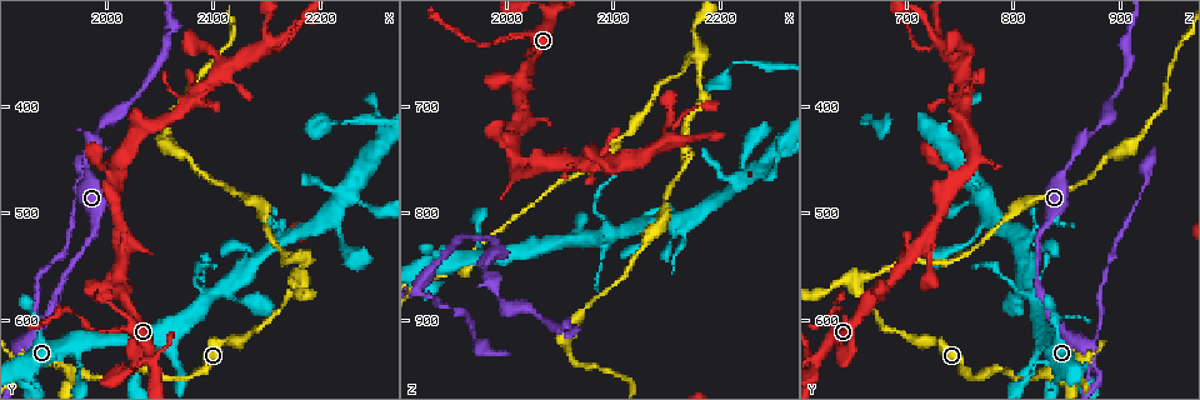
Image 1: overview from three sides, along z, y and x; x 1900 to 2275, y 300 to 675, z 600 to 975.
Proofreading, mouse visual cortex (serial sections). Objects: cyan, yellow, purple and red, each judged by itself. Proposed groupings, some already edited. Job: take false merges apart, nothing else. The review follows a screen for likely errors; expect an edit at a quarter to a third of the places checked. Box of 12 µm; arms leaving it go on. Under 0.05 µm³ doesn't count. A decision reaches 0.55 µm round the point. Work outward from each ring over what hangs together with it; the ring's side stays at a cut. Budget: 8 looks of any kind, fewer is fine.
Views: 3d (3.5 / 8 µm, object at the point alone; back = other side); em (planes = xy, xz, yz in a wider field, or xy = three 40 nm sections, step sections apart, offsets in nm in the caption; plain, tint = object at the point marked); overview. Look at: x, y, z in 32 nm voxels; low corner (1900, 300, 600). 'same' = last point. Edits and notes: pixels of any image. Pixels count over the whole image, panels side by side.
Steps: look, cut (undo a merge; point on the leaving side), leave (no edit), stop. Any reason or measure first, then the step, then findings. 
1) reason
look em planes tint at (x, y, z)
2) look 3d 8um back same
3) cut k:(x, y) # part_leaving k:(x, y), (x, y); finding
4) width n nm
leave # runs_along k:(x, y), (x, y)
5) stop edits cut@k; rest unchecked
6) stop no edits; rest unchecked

branch point
look 3d 8um at (1974, 652, 836)

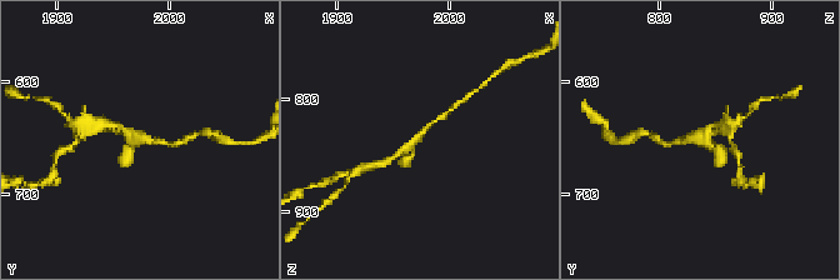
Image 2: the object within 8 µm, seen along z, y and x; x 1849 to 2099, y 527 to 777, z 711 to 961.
zoom in
look 3d 3.5um at (1972, 650, 836)

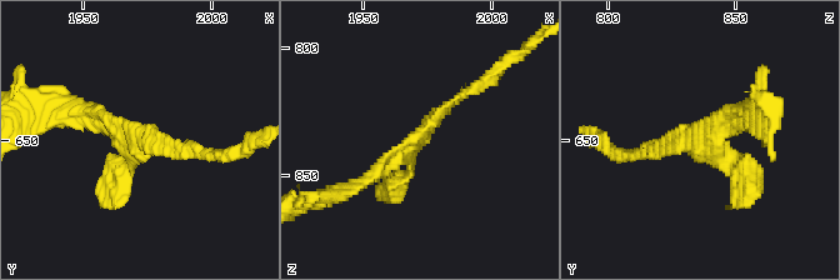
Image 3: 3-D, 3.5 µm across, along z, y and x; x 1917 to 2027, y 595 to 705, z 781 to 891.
leave # runs_along 3:(483, 84), (360, 184); continuous, no second cell

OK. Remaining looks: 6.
branch point
look 3d 8um at (2182, 564, 654)

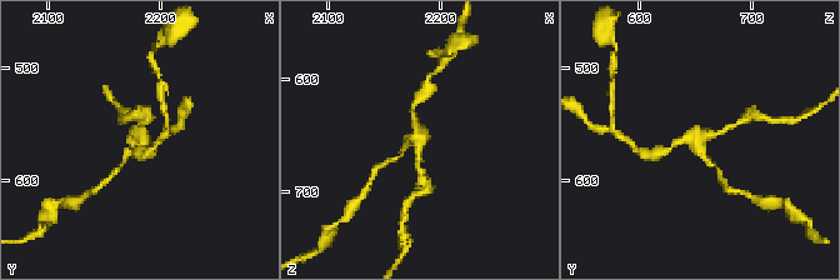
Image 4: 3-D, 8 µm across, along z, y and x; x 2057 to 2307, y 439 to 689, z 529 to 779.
look 3d 3.5um back at (2184, 564, 650)

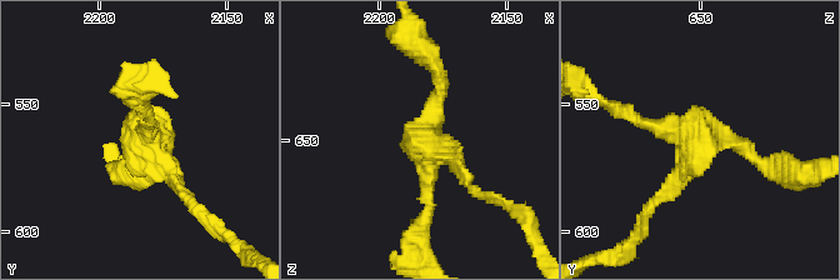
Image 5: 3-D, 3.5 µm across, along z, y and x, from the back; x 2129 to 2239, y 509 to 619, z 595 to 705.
arms 3; arm_widths 150, 150, 200 nm
look em xy step 5 tint at (2182, 565, 652)

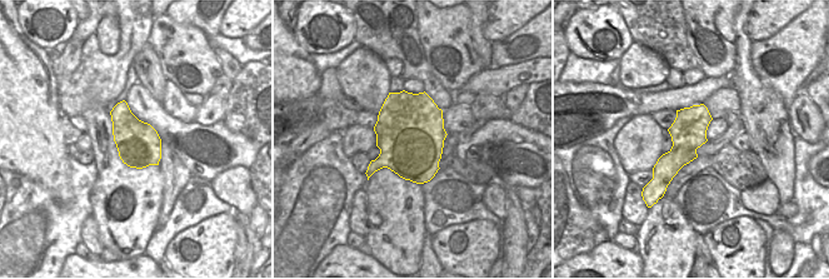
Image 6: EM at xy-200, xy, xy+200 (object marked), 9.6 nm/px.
leave # runs_along 5:(185, 199), (146, 145), (146, 110); all the same cell

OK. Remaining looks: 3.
small branch off a trunk
look 3d 3.5um at (2152, 342, 730)

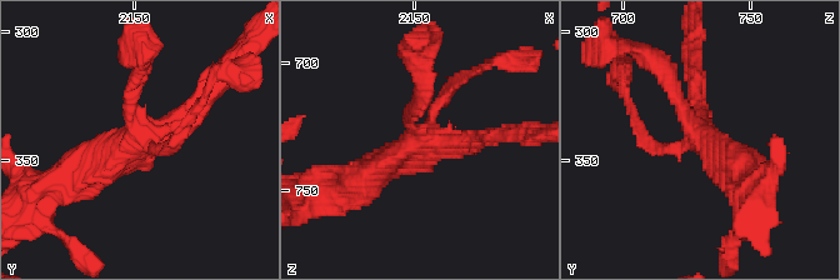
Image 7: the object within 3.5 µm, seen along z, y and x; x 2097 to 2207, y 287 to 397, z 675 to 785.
arms 4; arm_widths 150, 200, 250, 400 nm
leave # runs_along 7:(73, 176), (206, 95); one cell here

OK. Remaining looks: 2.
stop no edits; rest unchecked

